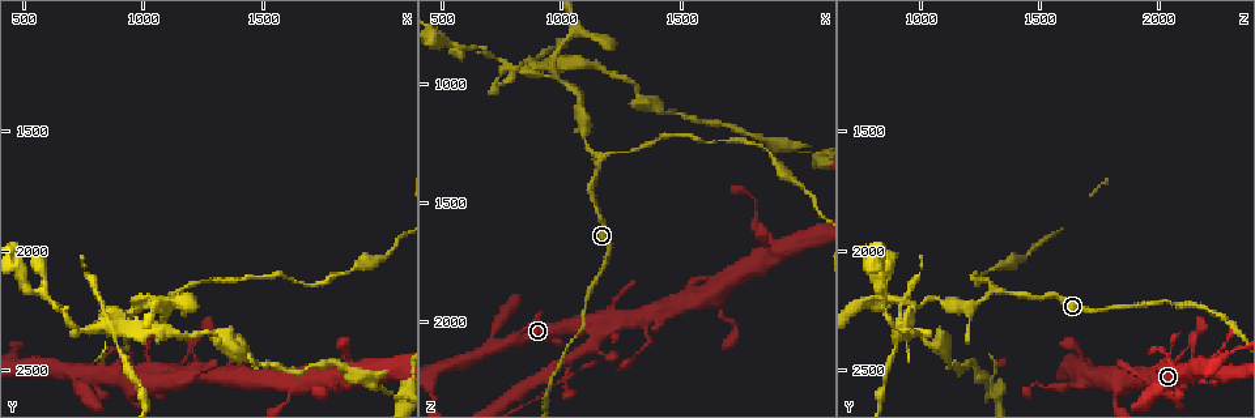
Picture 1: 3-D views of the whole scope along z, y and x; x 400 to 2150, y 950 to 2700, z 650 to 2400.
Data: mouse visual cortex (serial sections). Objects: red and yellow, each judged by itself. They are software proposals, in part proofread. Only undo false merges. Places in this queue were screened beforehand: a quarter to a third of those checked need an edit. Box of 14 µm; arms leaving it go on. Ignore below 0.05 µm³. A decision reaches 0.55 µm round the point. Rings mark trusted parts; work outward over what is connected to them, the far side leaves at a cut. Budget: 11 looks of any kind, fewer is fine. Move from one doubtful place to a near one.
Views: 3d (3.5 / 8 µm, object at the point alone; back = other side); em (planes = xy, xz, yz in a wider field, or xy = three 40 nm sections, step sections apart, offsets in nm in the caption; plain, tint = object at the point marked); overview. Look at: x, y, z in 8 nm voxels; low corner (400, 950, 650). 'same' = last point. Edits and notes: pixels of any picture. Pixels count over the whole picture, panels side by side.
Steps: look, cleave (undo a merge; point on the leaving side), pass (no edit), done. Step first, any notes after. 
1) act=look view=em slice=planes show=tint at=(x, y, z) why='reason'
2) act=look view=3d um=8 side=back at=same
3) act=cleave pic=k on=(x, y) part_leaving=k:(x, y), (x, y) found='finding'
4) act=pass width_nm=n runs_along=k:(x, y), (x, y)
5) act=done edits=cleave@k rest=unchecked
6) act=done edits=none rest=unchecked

act=look view=3d um=3.5 at=(1150, 2170, 1340) why='three arms meet'

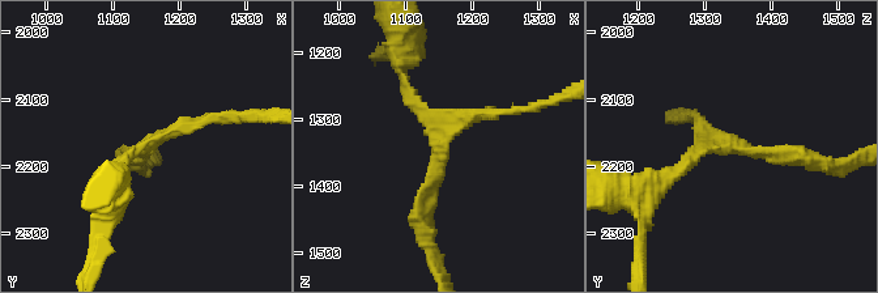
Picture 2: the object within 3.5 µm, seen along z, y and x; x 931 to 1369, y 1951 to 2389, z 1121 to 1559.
act=pass arm_widths_nm=150,150,150 runs_along=2:(804, 155), (703, 147), (659, 183) found='continuous, no second cell'

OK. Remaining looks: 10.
act=look view=3d um=8 at=(1180, 2450, 2130) why='sudden change in width'

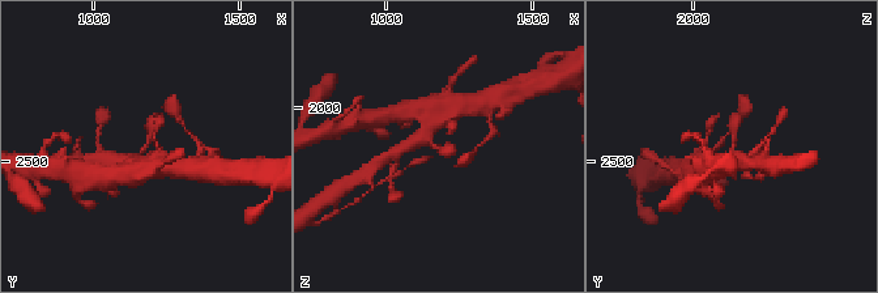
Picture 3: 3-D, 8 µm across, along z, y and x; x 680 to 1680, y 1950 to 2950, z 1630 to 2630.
act=look view=3d um=3.5 at=(1190, 2450, 2130)

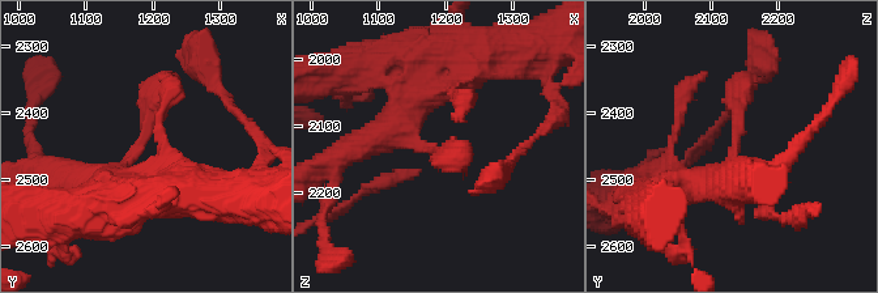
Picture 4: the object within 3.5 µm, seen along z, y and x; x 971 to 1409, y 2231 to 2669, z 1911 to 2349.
act=look view=em slice=planes show=tint at=(1180, 2445, 2135) why='shape alone is not enough'

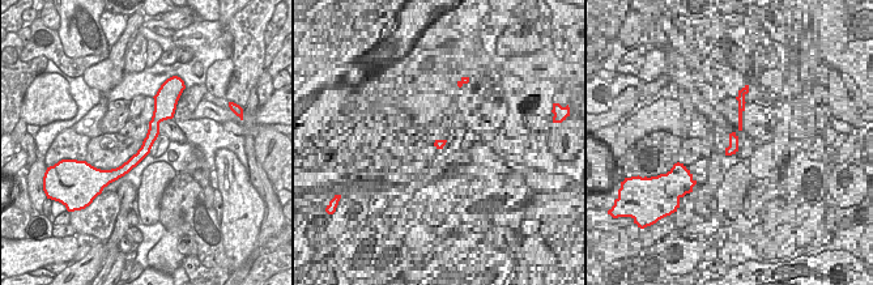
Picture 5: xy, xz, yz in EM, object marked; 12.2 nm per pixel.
act=pass runs_along=4:(682, 189), (729, 164), (757, 76) found='all the same cell'

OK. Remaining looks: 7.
act=look view=3d um=3.5 at=(830, 2520, 2280) why='abrupt turn'

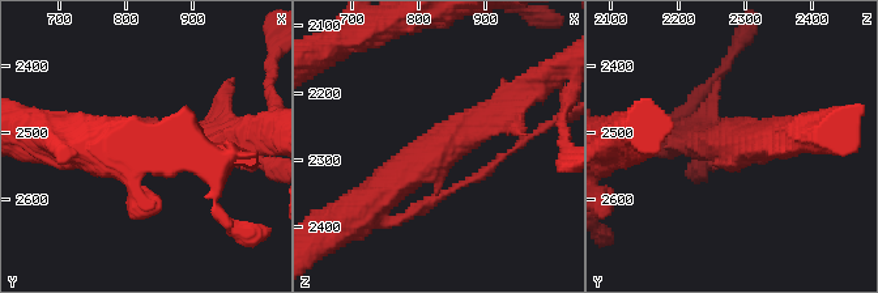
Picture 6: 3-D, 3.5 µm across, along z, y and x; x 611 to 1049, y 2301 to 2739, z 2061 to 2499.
act=look view=em slice=xy step=1 show=tint at=(825, 2505, 2295)

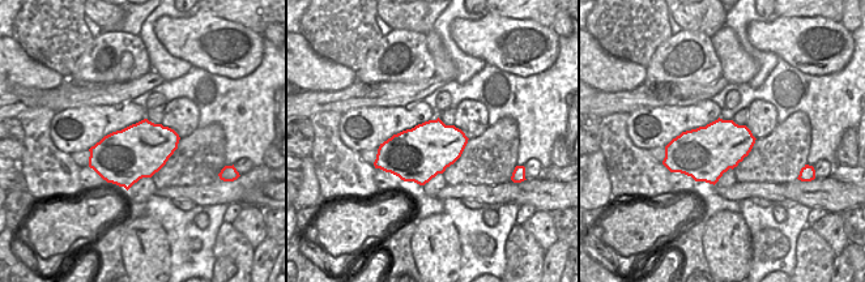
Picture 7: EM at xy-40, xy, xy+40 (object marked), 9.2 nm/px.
act=pass runs_along=6:(506, 101), (366, 204) found='one cell here'

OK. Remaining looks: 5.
act=look view=3d um=3.5 at=(1370, 2510, 2000) why='three-way junction'

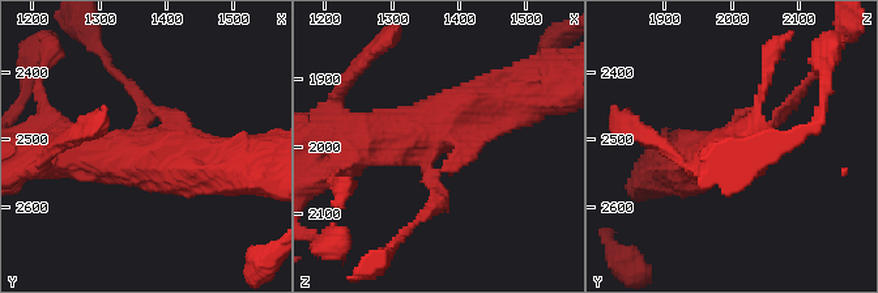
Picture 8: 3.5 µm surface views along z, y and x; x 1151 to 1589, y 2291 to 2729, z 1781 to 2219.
act=look view=em slice=xy step=1 show=tint at=(1355, 2505, 2005)

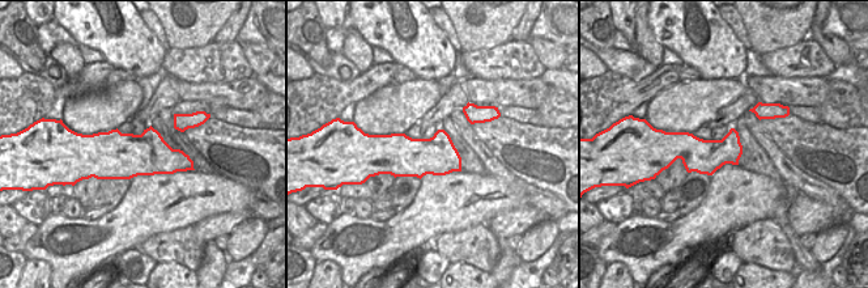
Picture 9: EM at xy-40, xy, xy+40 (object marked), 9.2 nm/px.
act=cleave pic=8 on=(796, 94) part_leaving=8:(141, 124), (145, 103), (89, 39) found='two cells meet here'

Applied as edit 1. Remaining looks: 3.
act=done edits=cleave@8 rest=unchecked

